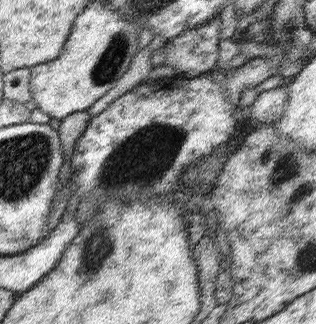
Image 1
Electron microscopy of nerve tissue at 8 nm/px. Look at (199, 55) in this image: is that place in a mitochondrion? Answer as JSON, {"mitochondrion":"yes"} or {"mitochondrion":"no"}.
{"mitochondrion":"no"}

